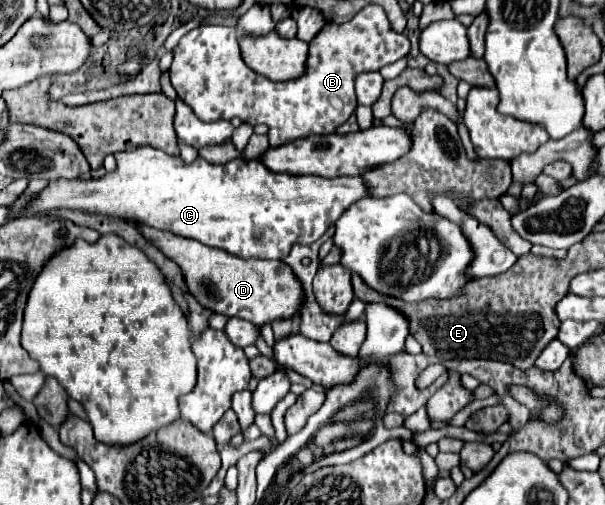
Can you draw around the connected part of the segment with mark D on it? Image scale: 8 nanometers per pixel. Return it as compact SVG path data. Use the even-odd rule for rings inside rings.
M137 226L137 230L181 268L189 294L193 294L193 298L203 308L209 308L215 314L237 316L255 326L263 326L265 322L283 320L301 310L303 288L293 270L281 260L241 260L237 256L229 256L229 252L221 252L219 248L209 248L197 240L173 236L173 232L141 226Z

